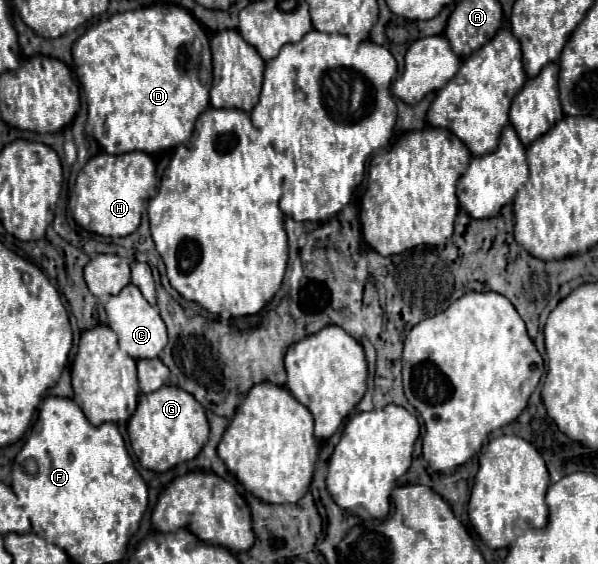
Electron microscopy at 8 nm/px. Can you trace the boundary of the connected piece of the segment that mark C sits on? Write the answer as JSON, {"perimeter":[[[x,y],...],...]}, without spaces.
{"perimeter":[[[127,284],[119,294],[109,296],[107,302],[105,302],[105,312],[109,316],[109,326],[119,336],[119,346],[121,346],[123,352],[133,356],[135,360],[139,360],[139,358],[157,358],[163,352],[163,348],[167,344],[165,322],[161,320],[159,308],[149,304],[141,296],[137,286]]]}

